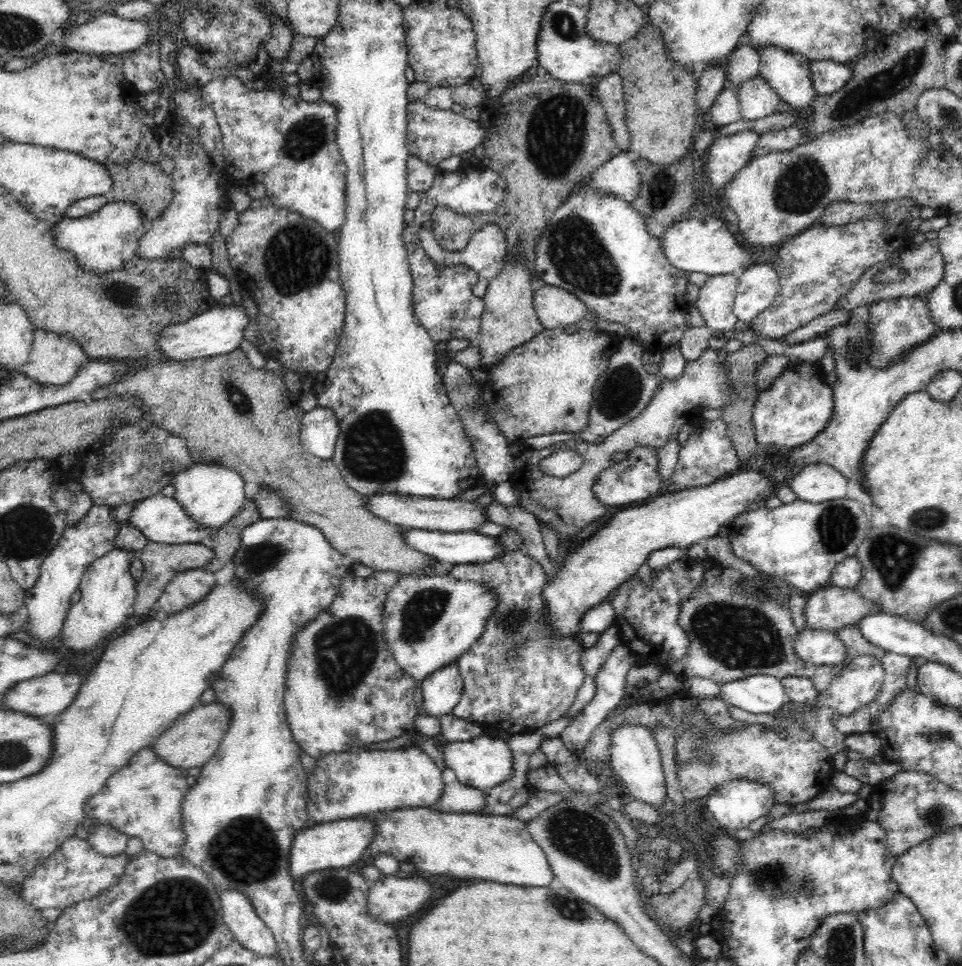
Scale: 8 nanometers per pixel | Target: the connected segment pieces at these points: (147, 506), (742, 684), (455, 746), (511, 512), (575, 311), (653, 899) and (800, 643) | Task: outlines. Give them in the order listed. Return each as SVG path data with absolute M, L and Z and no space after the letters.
M161 493L155 496L150 496L148 499L139 501L133 506L133 510L128 516L128 524L143 532L144 536L150 542L157 542L158 544L196 544L209 542L213 536L211 528L201 528L199 524L192 520L186 511L176 502L174 496L167 498Z
M756 675L746 676L740 680L721 684L721 696L725 701L736 708L742 708L752 714L770 714L775 713L782 708L784 703L790 702L788 695L785 693L784 685L781 679L775 676Z
M493 733L476 736L466 742L446 742L441 746L445 768L451 768L460 783L489 790L506 782L513 773L513 756L508 743Z
M494 500L486 507L486 519L503 525L505 528L515 529L523 538L524 549L534 558L546 573L548 581L556 574L557 568L545 551L540 527L532 512L524 510L519 505L504 506Z
M541 284L534 292L533 305L540 324L548 330L563 330L570 324L576 324L587 310L583 300L550 284Z
M699 877L686 880L678 890L671 894L650 895L645 900L650 914L661 926L671 928L686 928L698 918L705 906L707 882Z
M805 628L794 640L794 651L805 663L819 667L841 665L846 660L846 646L834 631Z

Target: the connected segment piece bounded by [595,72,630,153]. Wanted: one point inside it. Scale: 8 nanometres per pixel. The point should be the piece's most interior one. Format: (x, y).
(610, 89)

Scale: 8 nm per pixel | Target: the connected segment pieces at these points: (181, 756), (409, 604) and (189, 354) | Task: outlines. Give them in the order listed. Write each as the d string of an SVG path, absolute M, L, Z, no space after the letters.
M219 702L196 704L186 714L179 715L150 747L160 760L174 768L202 768L219 749L230 721L231 712L227 706Z
M451 574L442 576L412 576L408 575L394 584L384 602L383 625L385 639L396 662L408 676L420 683L428 678L434 670L446 664L457 662L472 643L486 630L488 617L497 608L497 596L493 590L488 590L483 584L456 580Z
M218 304L208 312L202 312L190 320L172 324L160 332L158 347L160 347L165 360L184 362L184 360L200 360L229 354L240 346L244 340L244 329L251 326L250 317L246 313L244 305Z

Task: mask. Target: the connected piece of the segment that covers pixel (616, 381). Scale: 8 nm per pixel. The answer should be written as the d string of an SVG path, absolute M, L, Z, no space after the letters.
M628 338L624 339L617 347L615 354L610 357L604 373L598 378L594 386L593 400L590 408L589 422L579 434L579 440L598 444L604 442L610 434L619 430L642 414L646 405L652 400L656 388L664 384L664 380L674 380L684 372L686 360L681 354L679 345L666 348L662 353L660 371L656 375L648 374L642 363L643 348L641 344Z

